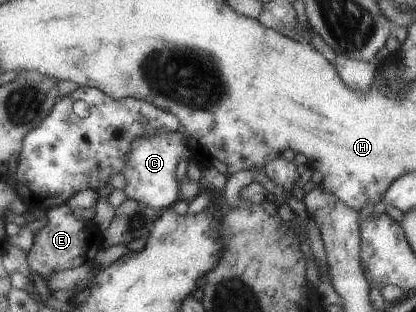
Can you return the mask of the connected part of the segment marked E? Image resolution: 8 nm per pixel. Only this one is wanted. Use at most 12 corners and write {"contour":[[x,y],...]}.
{"contour":[[65,203],[26,251],[28,269],[54,272],[95,263],[105,246],[97,222]]}

